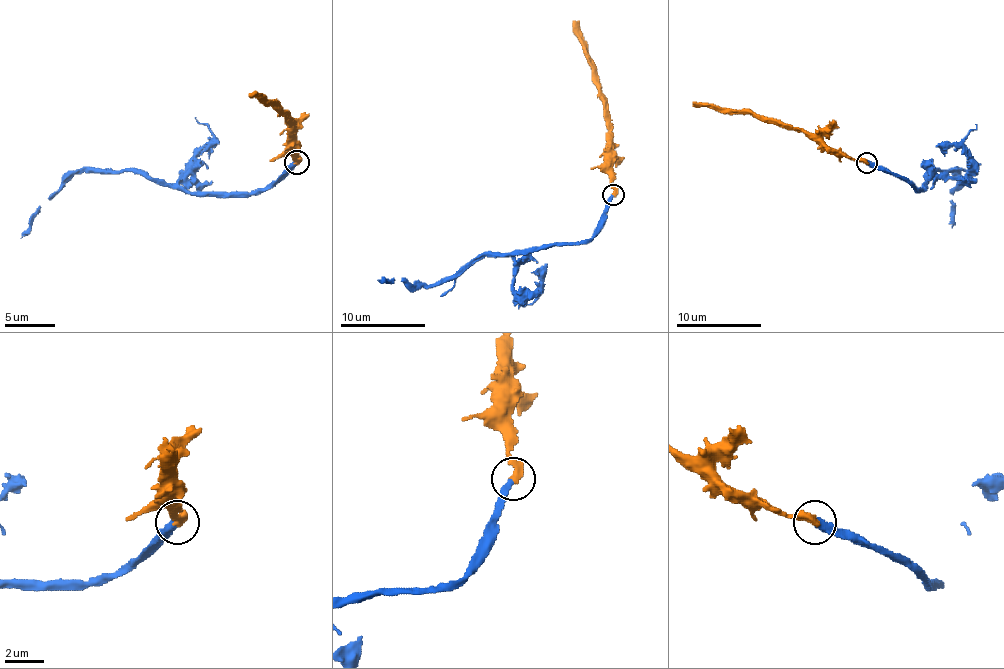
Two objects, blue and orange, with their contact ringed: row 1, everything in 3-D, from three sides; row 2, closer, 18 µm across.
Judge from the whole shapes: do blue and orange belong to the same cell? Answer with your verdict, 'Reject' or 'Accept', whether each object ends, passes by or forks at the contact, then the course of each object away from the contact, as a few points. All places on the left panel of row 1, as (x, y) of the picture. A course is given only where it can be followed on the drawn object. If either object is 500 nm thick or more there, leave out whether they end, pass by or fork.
Accept. At the ring blue ends. At the ring orange ends. Course of blue: (295, 163), (265, 190), (186, 193), (131, 170), (78, 170), (39, 210), (21, 237). Course of orange: (295, 163), (293, 128), (265, 98), (248, 95)

